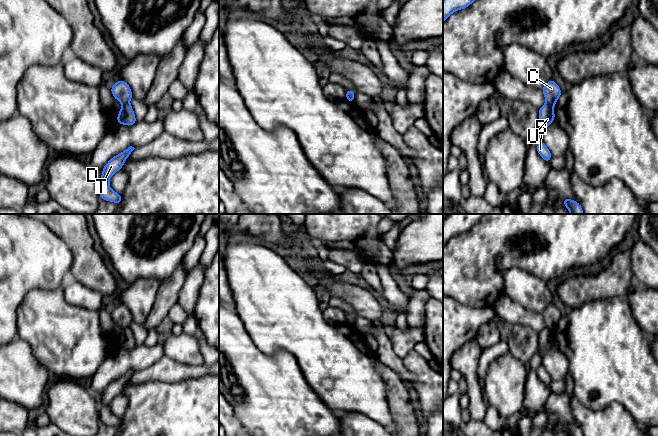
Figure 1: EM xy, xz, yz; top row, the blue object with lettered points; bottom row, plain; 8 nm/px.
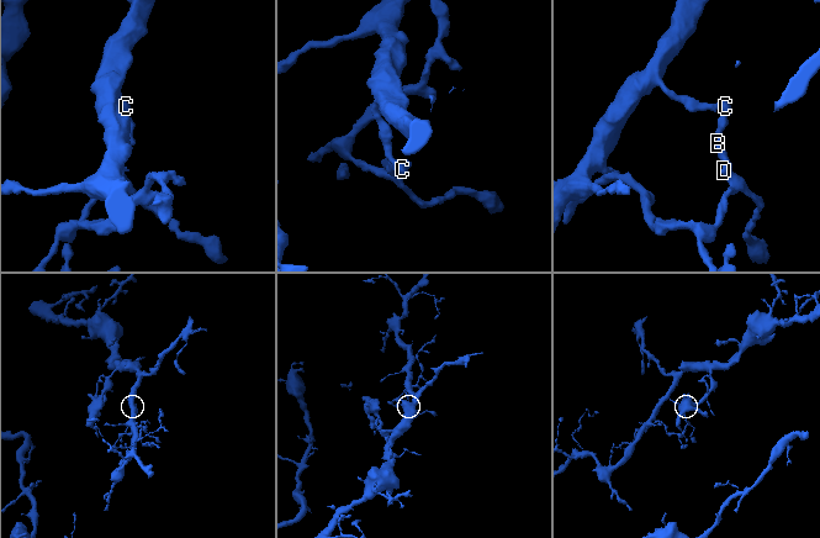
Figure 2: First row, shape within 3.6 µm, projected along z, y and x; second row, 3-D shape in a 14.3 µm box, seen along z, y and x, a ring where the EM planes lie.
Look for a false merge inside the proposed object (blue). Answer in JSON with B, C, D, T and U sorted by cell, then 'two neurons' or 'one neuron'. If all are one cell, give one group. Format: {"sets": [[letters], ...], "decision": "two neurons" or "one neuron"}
{"sets": [["B", "D", "T", "U"], ["C"]], "decision": "two neurons"}

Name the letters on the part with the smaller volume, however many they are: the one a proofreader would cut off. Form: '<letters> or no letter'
B, D, T, U

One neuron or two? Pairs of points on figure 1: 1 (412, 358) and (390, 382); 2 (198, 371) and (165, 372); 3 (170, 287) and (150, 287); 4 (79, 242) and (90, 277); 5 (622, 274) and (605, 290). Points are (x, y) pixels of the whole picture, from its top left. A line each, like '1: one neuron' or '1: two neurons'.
1: two neurons
2: one neuron
3: two neurons
4: one neuron
5: one neuron

